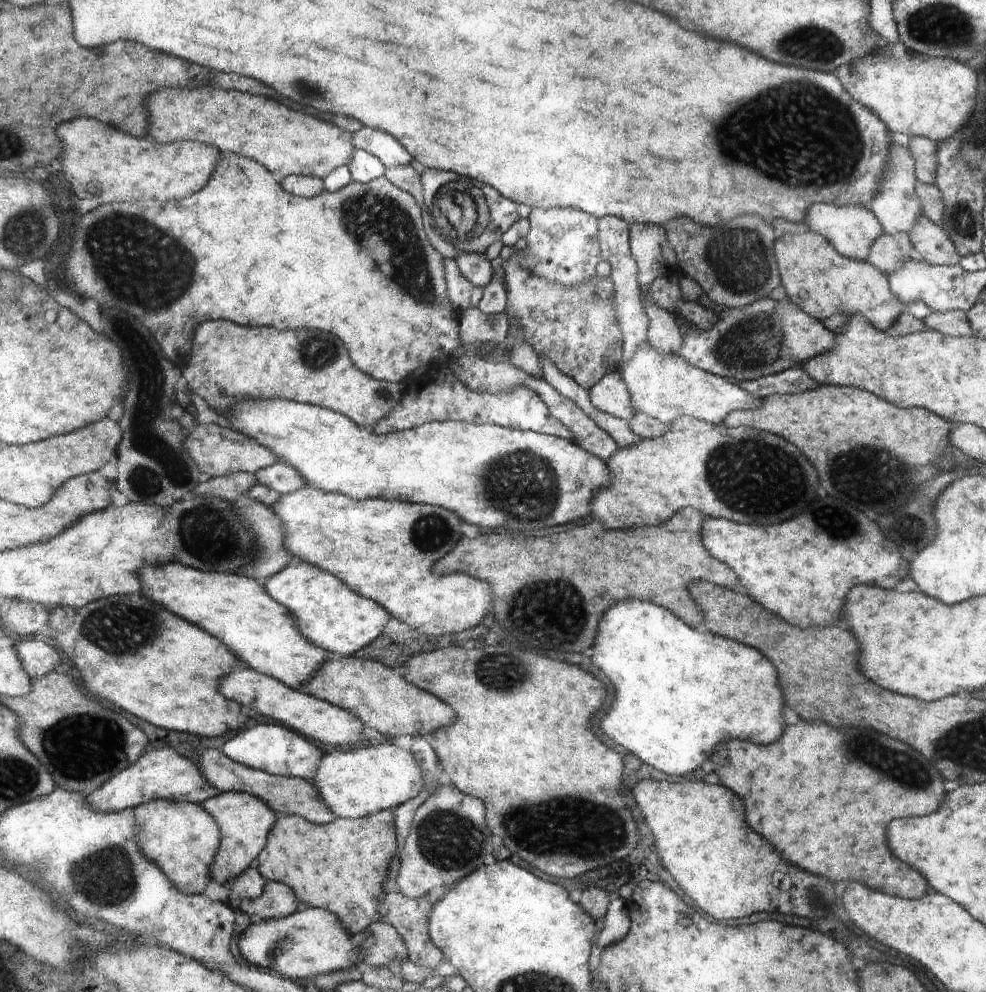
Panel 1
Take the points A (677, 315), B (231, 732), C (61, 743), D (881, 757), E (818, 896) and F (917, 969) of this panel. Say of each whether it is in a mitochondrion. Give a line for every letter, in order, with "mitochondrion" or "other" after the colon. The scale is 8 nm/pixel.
A: other
B: other
C: mitochondrion
D: mitochondrion
E: mitochondrion
F: other

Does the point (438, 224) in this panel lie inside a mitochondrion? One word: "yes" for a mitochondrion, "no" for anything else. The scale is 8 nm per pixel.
yes

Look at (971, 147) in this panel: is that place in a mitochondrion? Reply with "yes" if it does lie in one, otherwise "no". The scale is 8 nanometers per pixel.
yes

